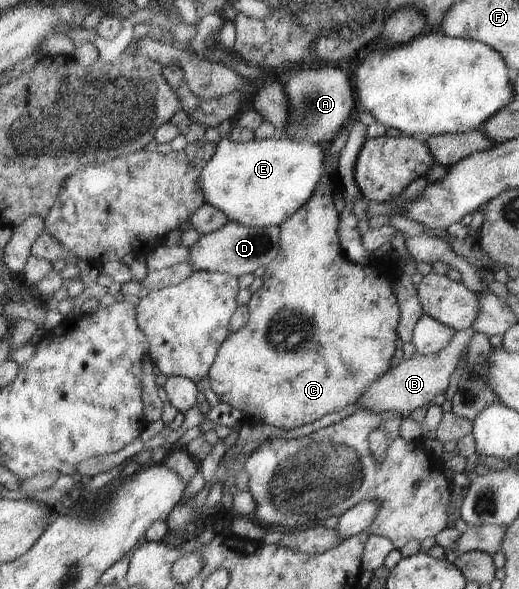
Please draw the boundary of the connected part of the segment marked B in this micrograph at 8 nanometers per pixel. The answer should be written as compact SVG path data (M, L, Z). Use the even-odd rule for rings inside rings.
M471 327L467 330L456 331L448 345L442 348L438 354L422 355L417 353L412 359L402 358L385 376L369 387L369 390L358 402L359 408L378 413L393 411L403 415L416 410L416 408L422 408L426 404L429 405L436 396L442 395L448 388L450 376L456 370L460 357L468 353L469 343L474 334L475 331Z

